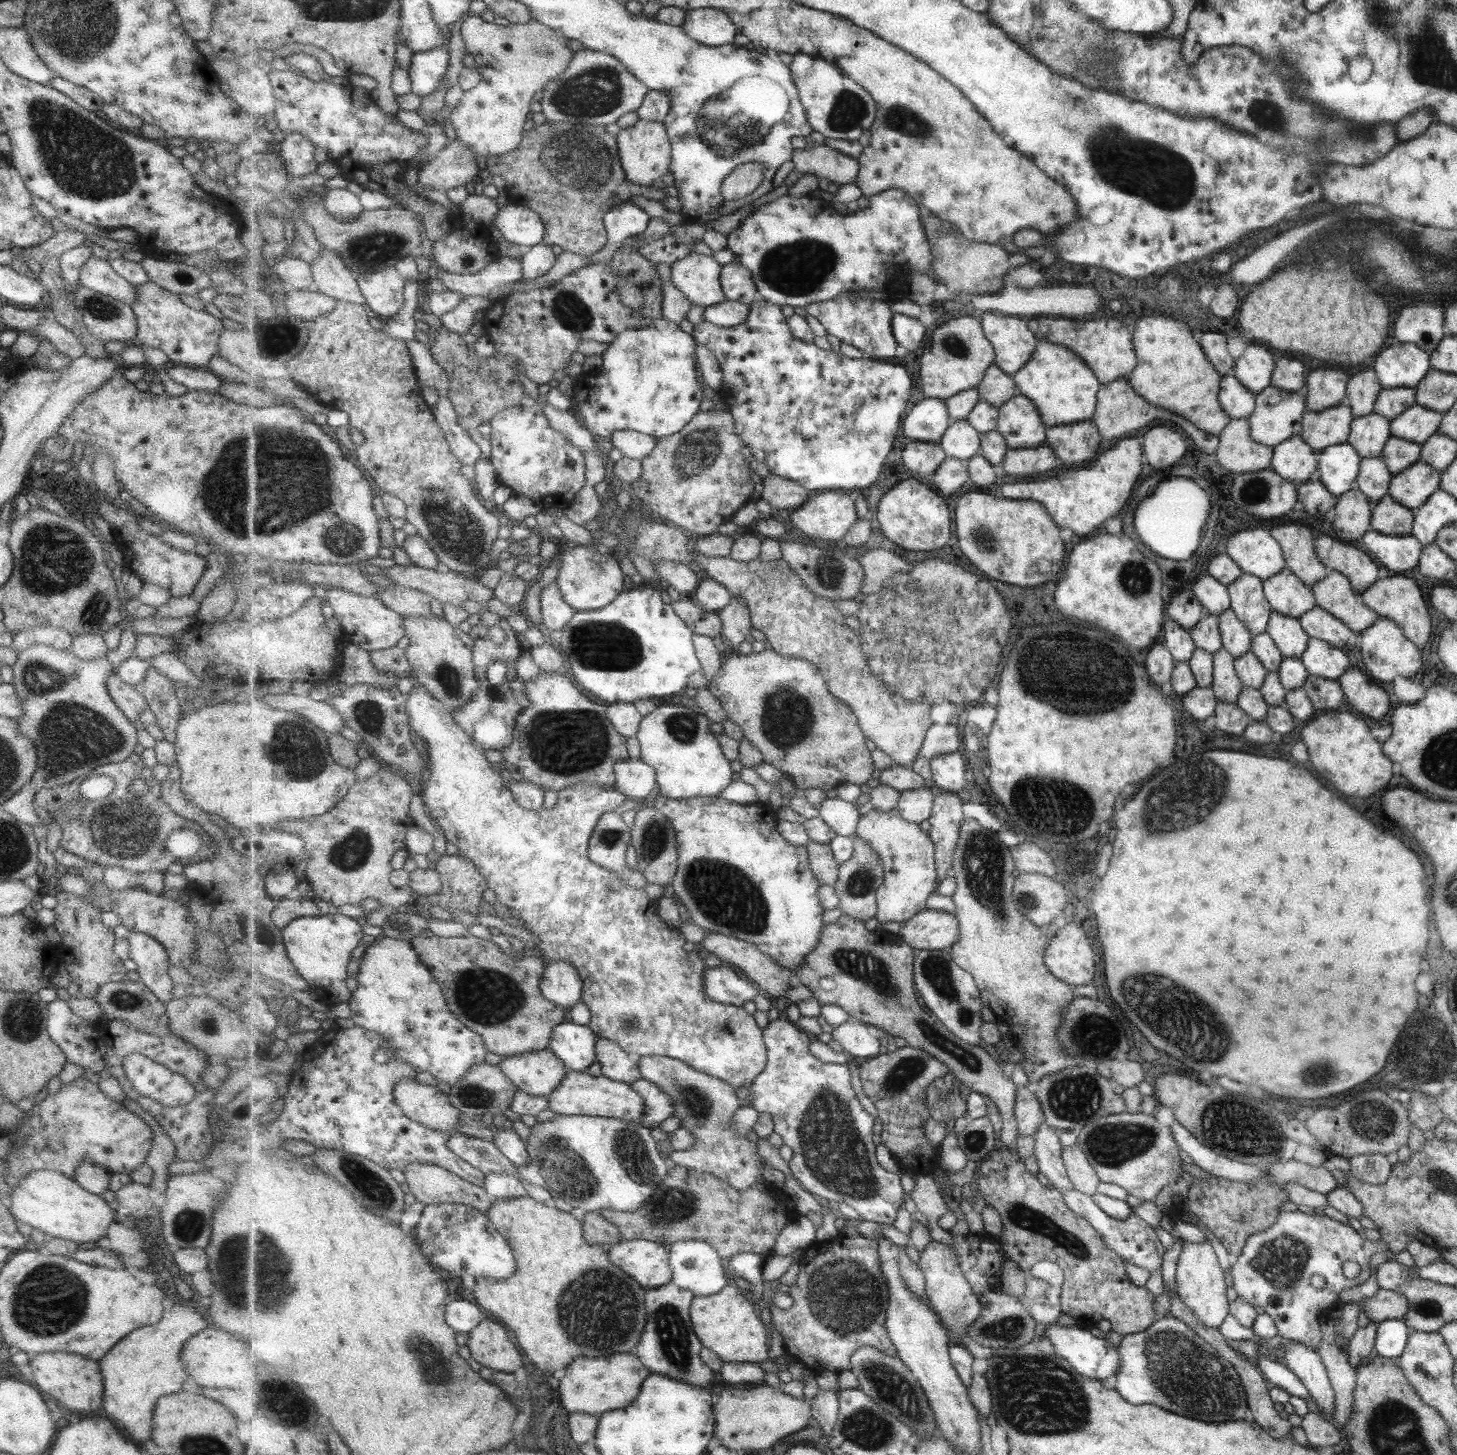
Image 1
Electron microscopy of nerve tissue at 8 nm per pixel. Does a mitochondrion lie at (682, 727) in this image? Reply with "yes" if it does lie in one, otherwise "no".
yes

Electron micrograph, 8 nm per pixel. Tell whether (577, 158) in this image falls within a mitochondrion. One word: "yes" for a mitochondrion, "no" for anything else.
yes

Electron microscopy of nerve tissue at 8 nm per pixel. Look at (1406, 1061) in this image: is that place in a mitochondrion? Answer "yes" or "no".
yes

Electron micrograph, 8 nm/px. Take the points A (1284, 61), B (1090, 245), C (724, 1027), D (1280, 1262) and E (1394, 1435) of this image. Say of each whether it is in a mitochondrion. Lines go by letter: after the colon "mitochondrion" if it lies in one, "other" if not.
A: other
B: other
C: mitochondrion
D: mitochondrion
E: mitochondrion

